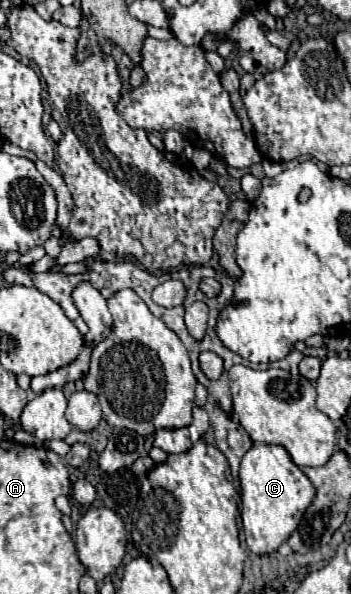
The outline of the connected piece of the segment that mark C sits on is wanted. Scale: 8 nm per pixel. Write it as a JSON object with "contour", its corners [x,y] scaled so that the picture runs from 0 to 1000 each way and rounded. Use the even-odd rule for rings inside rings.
{"contour":[[[718,749],[684,779],[684,865],[695,880],[701,914],[729,934],[781,931],[855,884],[866,860],[895,840],[883,806],[826,773],[803,749]]]}

